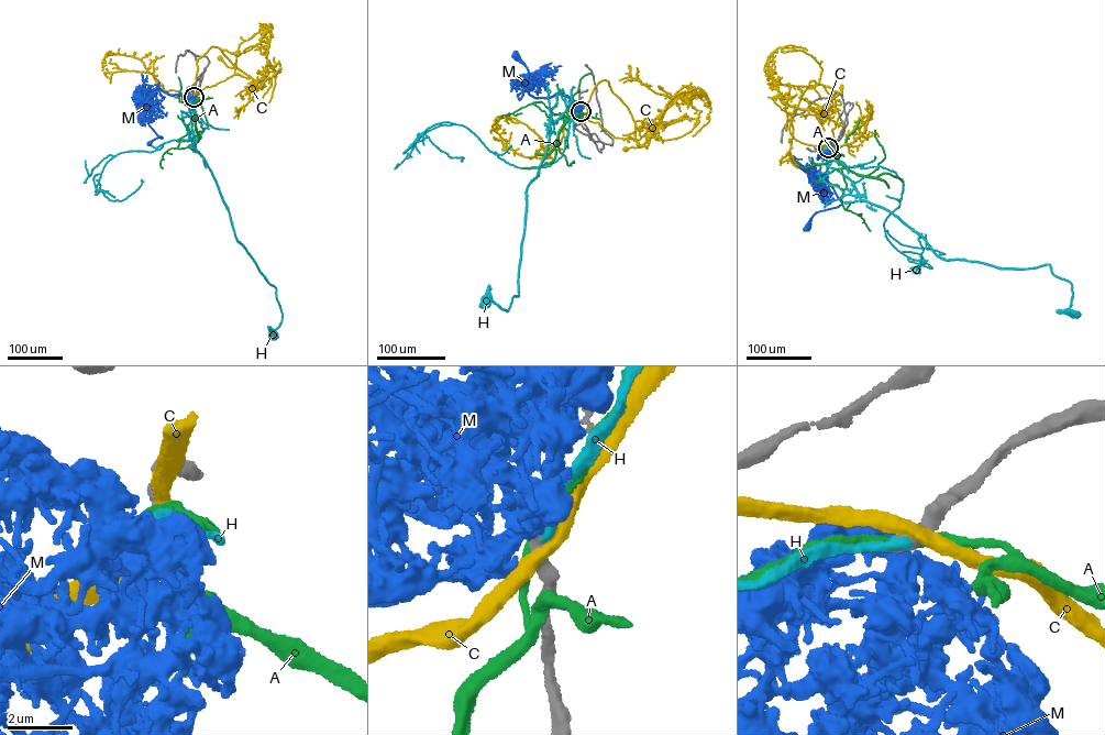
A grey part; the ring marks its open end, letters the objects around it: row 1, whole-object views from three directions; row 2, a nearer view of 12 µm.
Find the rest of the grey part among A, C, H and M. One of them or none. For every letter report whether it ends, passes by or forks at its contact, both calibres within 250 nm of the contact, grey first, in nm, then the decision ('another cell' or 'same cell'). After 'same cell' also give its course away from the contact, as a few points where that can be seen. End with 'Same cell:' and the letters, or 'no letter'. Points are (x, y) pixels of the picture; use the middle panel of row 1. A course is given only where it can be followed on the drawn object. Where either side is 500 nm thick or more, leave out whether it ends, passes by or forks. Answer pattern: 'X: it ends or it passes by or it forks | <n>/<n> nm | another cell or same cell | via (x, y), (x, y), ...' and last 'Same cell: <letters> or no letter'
A: 500/240 nm | another cell
C: 550/440 nm | another cell
H: it ends | 480/360 nm | same cell | via (581, 111), (572, 99), (548, 123), (548, 149), (526, 193), (518, 295), (507, 310), (489, 295), (485, 303)
M: it forks | 440/460 nm | another cell
Same cell: H

